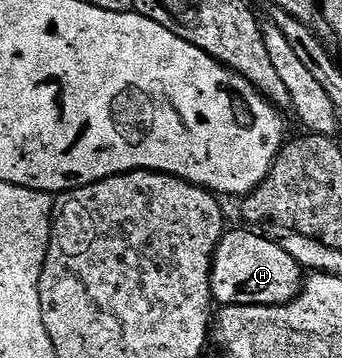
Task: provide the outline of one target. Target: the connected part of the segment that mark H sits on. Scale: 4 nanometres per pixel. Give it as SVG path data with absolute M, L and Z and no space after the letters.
M234 229L223 232L214 253L210 286L219 306L227 305L286 305L302 293L304 270L284 251L276 247L261 232Z

